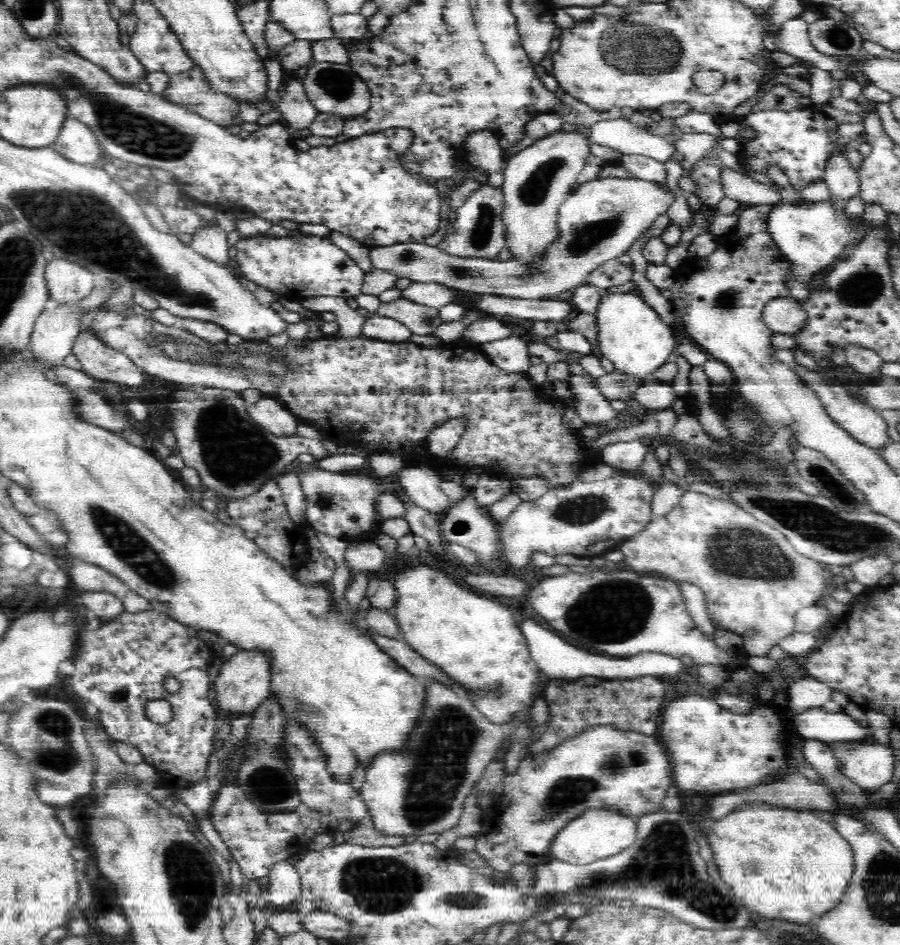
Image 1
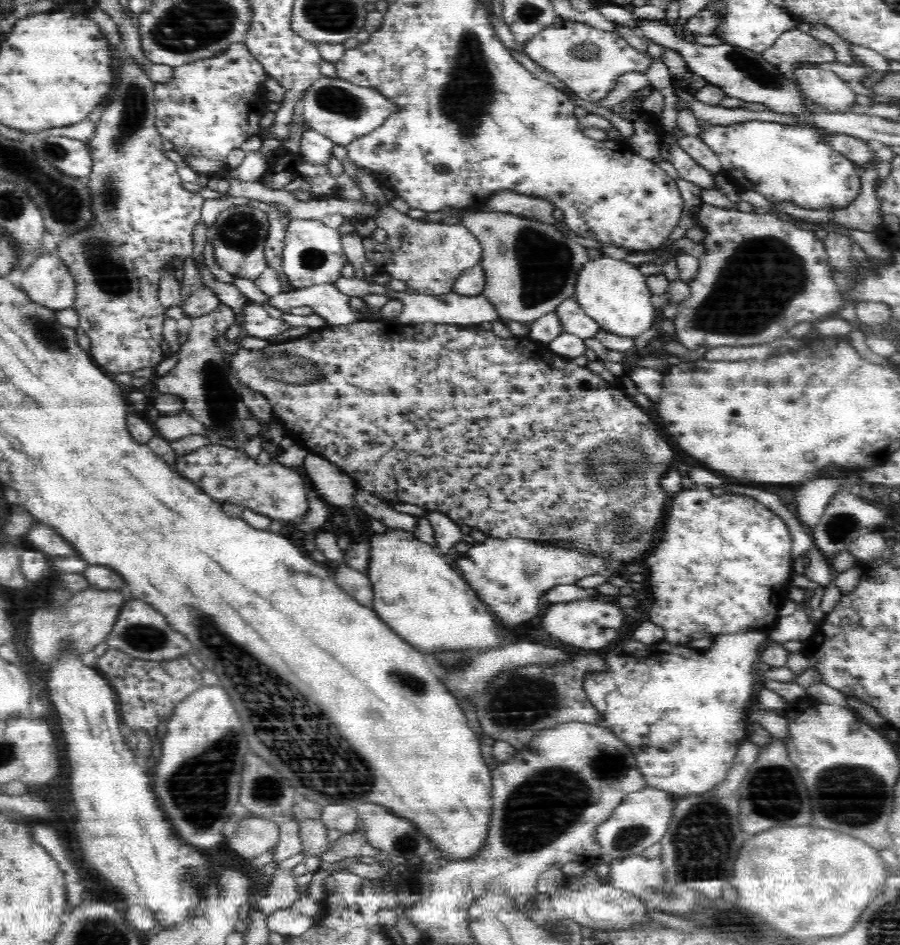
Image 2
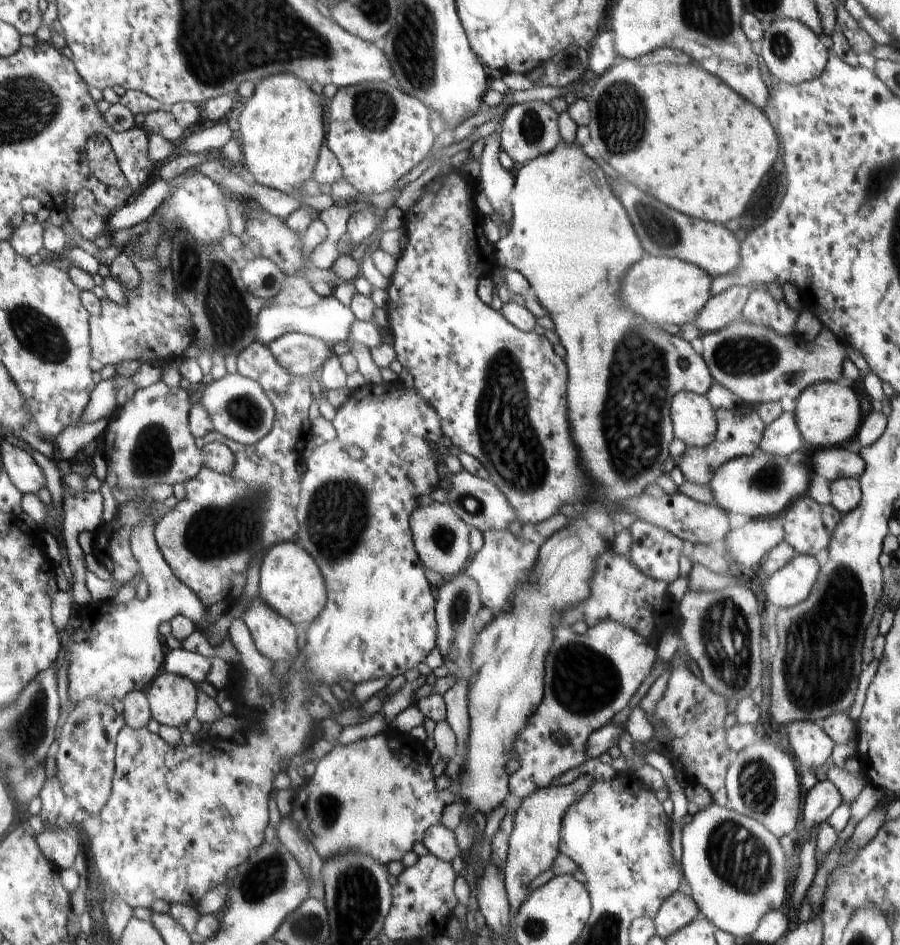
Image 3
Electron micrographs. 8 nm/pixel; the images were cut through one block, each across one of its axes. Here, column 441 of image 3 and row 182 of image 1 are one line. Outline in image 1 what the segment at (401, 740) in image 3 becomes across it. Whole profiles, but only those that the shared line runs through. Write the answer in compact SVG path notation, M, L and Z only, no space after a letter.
M815 108L794 109L792 112L768 110L750 113L739 119L740 126L756 129L754 140L741 141L744 149L744 165L750 166L758 174L766 174L770 166L778 166L795 189L801 191L806 186L822 180L826 164L839 150L838 128L840 124L828 118Z

